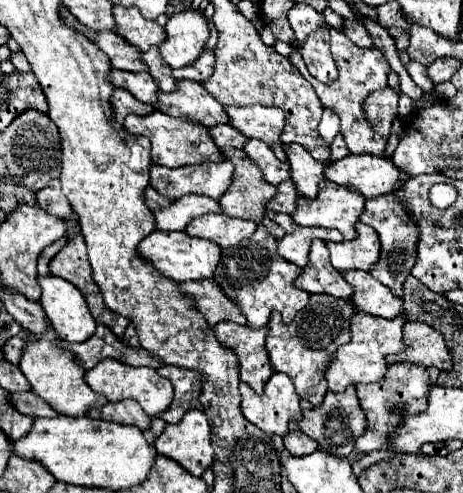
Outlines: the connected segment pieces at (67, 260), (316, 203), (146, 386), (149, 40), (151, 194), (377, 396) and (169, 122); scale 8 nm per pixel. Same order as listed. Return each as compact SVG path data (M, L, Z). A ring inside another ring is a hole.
M81 233L74 236L64 246L64 250L52 258L50 272L54 276L60 276L60 278L72 282L82 292L82 296L86 298L86 304L90 308L90 314L98 324L106 324L118 338L124 336L128 320L114 314L112 310L108 310L104 306L100 288L96 286L96 282L92 280L92 274L90 274L87 248Z
M322 180L318 188L316 198L298 198L298 208L292 218L302 226L334 228L344 236L344 240L354 240L354 224L362 214L364 196L332 184L330 180Z
M118 360L98 362L90 372L84 374L84 380L94 392L104 394L110 402L120 402L124 398L136 400L148 416L158 416L160 412L164 412L170 406L172 396L174 396L174 388L172 388L170 380L158 376L158 372L154 368L132 368L132 366L120 364Z
M112 6L116 28L114 32L122 36L128 44L138 46L142 52L146 52L152 44L160 44L166 40L166 32L160 24L150 22L140 16L138 8L130 6Z
M146 186L146 190L144 190L144 202L146 202L146 206L148 206L150 210L164 208L166 204L172 204L172 200L170 200L170 198L164 198L162 194L154 192L154 188L152 188L152 186Z
M392 364L386 370L386 376L382 380L378 380L374 384L358 384L356 392L358 392L358 398L360 398L360 406L366 412L368 428L356 440L356 450L360 450L360 452L380 450L382 444L386 442L386 438L390 436L390 430L398 428L398 418L390 412L392 406L402 402L402 404L408 406L410 414L418 414L418 412L426 410L428 390L430 390L430 378L428 378L426 366L422 366L422 364Z
M154 110L152 114L146 116L126 116L124 124L126 132L132 136L146 136L152 142L152 162L162 164L166 168L180 168L180 166L190 166L190 164L202 164L202 162L220 162L220 150L214 146L208 128L184 118L172 118L160 110Z

